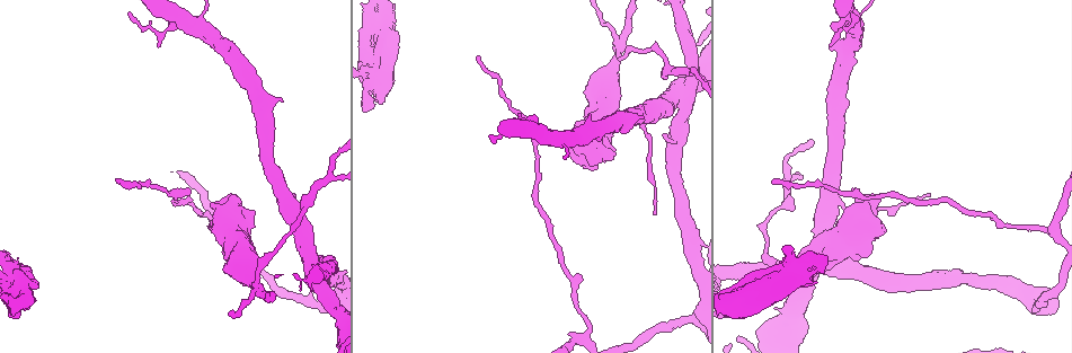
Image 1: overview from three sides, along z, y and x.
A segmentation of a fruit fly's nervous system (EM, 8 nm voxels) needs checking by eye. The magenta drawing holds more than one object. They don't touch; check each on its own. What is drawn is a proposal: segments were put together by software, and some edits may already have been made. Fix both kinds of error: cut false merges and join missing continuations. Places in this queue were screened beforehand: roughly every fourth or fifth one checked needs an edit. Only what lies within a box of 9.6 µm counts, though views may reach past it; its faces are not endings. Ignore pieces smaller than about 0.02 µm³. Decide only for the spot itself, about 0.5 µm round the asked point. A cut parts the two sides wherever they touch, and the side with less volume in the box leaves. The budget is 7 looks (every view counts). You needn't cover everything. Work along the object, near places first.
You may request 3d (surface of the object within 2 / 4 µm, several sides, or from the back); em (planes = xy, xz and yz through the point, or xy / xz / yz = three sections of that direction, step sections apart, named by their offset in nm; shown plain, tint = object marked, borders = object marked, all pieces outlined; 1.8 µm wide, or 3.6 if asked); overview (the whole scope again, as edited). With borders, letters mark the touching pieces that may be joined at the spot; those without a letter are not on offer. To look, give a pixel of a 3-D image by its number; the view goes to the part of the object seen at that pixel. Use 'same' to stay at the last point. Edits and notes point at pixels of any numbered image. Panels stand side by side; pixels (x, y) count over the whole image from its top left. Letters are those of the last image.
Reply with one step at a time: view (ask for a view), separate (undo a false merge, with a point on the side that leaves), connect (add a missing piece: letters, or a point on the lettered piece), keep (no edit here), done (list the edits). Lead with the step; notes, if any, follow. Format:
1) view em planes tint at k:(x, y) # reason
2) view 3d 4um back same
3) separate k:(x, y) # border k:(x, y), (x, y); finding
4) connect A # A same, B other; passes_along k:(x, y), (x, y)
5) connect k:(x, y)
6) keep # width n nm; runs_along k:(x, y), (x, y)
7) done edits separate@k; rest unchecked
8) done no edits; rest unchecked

view 3d 4um at 1:(157, 45) # branch stops here

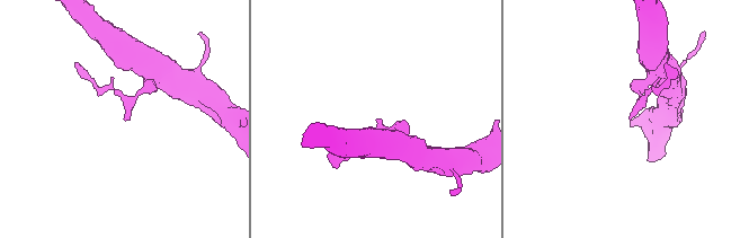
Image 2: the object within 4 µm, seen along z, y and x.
view em planes borders at 2:(628, 119) # need the tissue

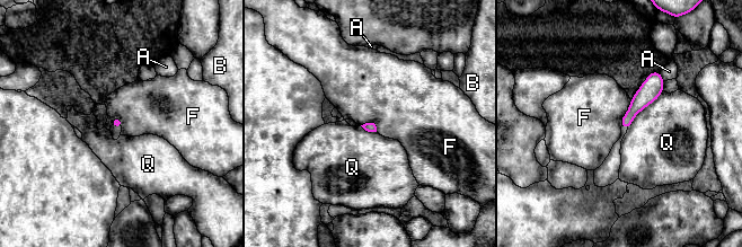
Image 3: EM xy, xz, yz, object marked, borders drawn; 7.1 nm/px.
keep # A other, B other, F other, Q other; border 3:(632, 99), (620, 125); no lettered piece goes on from it

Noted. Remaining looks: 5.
view 3d 2um at 1:(118, 184) # branch stops here

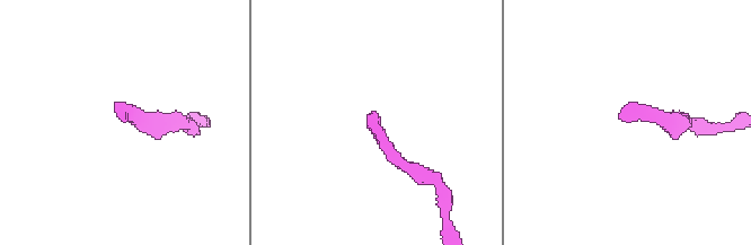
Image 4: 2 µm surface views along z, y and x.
view em planes plain at 4:(129, 118)

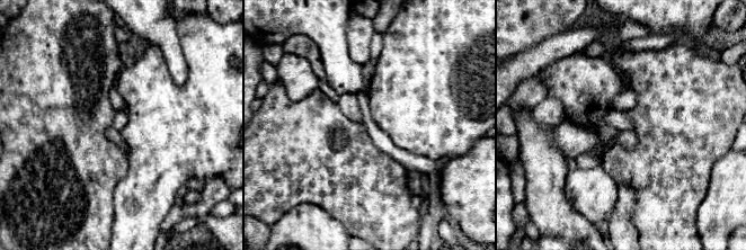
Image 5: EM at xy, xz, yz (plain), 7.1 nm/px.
view em planes borders same

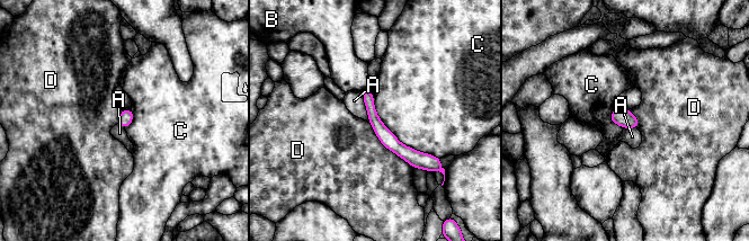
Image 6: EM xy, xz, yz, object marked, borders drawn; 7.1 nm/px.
keep # A other, B other, C other, D other; border 6:(362, 92), (368, 121); none of them fits

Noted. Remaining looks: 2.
done no edits; rest unchecked

